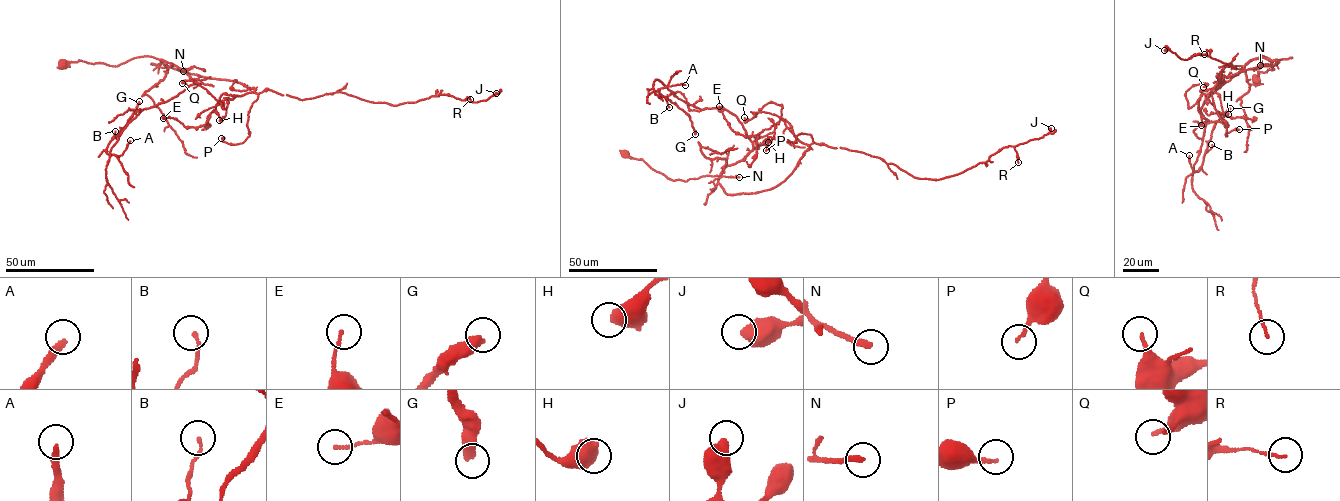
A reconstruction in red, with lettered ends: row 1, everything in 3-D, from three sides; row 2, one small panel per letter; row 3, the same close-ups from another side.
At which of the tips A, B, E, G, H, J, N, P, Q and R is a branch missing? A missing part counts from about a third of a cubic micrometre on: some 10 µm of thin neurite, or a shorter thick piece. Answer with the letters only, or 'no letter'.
no letter

